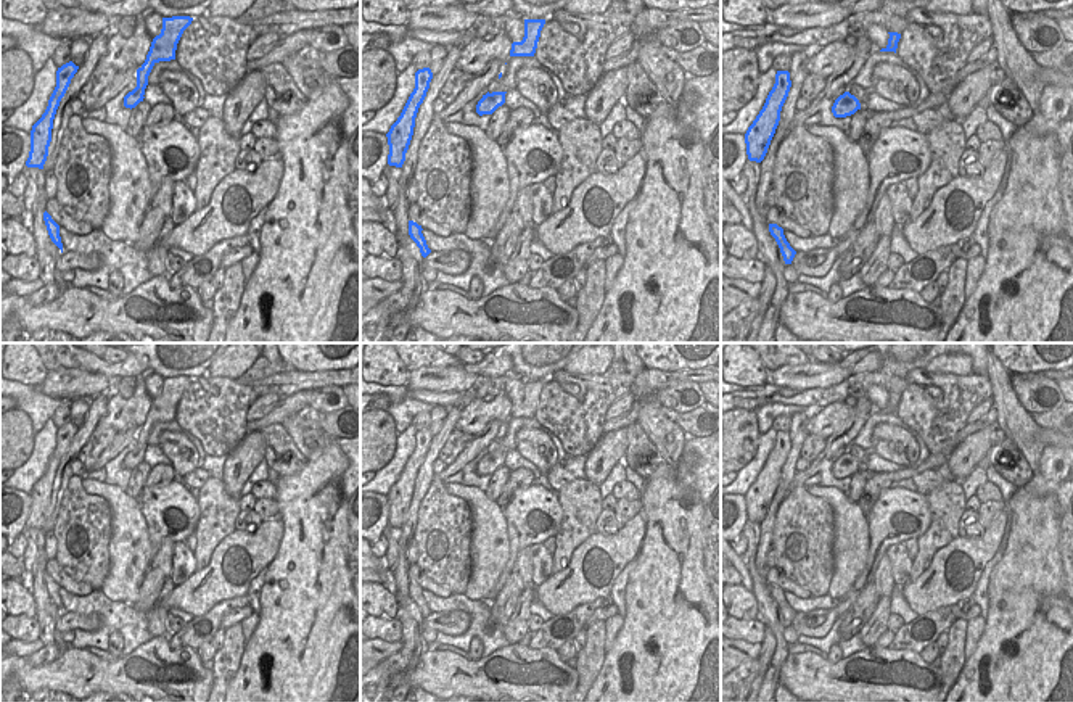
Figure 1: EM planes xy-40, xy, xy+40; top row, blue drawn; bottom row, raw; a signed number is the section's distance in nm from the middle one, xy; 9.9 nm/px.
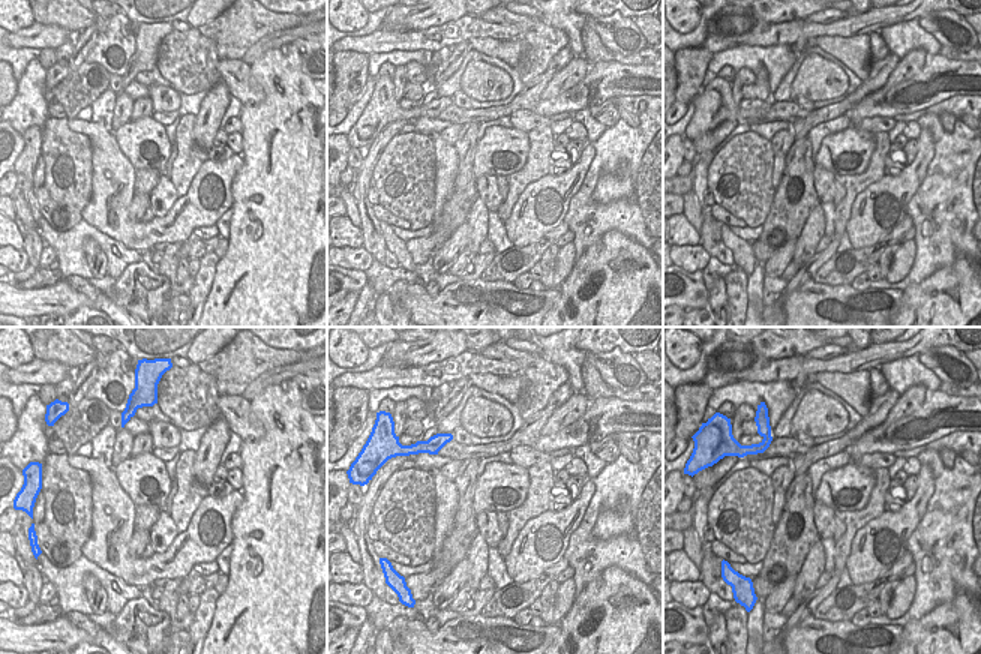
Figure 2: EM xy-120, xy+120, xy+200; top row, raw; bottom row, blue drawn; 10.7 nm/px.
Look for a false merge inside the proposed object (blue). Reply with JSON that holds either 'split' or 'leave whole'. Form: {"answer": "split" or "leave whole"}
{"answer": "leave whole"}

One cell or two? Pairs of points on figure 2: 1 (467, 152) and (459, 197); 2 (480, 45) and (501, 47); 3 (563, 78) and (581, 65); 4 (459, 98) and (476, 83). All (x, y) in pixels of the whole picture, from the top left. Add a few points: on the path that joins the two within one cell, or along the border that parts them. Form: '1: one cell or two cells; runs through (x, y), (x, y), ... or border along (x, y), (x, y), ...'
1: one cell; runs through (465, 162), (464, 186)
2: one cell; runs through (485, 45), (497, 47)
3: one cell; runs through (567, 77), (576, 69)
4: two cells; border along (461, 90), (470, 99)

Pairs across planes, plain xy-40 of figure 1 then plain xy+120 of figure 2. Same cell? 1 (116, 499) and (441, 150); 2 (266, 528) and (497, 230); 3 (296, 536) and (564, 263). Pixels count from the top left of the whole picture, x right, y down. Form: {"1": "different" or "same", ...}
{"1": "same", "2": "different", "3": "different"}

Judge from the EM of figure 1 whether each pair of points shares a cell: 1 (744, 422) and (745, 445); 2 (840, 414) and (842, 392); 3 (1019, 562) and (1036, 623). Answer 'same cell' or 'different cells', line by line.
1: same cell
2: different cells
3: same cell

